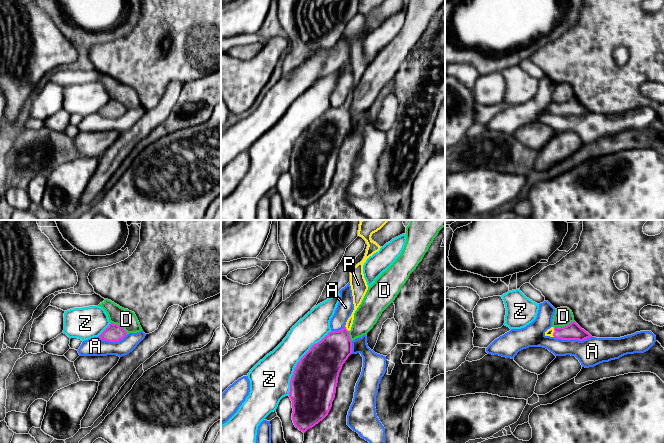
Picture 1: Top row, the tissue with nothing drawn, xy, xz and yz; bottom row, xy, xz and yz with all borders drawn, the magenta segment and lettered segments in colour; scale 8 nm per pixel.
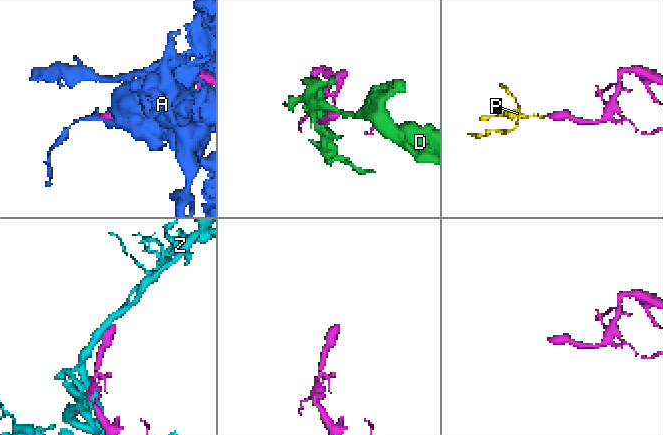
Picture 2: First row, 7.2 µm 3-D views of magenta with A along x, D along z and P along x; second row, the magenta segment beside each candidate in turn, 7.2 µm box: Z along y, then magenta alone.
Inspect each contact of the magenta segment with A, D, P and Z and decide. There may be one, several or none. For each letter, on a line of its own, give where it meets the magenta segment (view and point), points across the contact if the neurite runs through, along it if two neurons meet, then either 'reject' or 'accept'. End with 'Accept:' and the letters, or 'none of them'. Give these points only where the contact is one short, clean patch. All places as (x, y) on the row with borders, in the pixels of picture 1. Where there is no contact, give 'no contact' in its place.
A: yz (573, 339) | reject
D: yz (564, 326) | reject
P: yz (554, 332) | across yz (573, 331), (554, 332), (549, 332) | accept
Z: xz (299, 361) | reject
Accept: P

